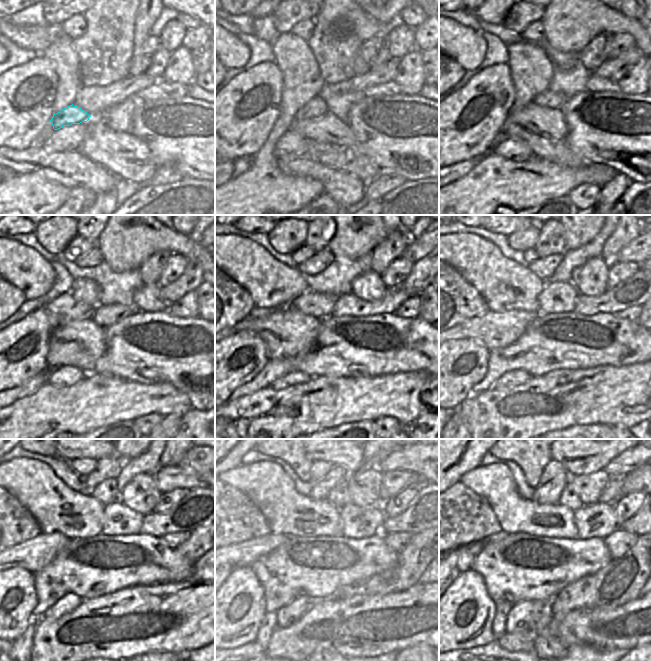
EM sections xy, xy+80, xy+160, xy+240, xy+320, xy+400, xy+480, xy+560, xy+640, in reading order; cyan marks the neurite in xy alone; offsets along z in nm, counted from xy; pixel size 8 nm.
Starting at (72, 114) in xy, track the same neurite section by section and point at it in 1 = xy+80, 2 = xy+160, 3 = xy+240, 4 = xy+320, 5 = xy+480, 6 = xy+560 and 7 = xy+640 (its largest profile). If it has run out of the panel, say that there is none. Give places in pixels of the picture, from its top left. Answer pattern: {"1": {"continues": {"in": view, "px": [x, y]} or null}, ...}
{"1": {"continues": {"in": "xy+80", "px": [316, 106]}}, "2": {"continues": {"in": "xy+160", "px": [547, 99]}}, "3": {"continues": {"in": "xy+240", "px": [104, 316]}}, "4": {"continues": {"in": "xy+320", "px": [348, 305]}}, "5": {"continues": {"in": "xy+480", "px": [194, 510]}}, "6": {"continues": {"in": "xy+560", "px": [418, 516]}}, "7": {"continues": {"in": "xy+640", "px": [642, 522]}}}

